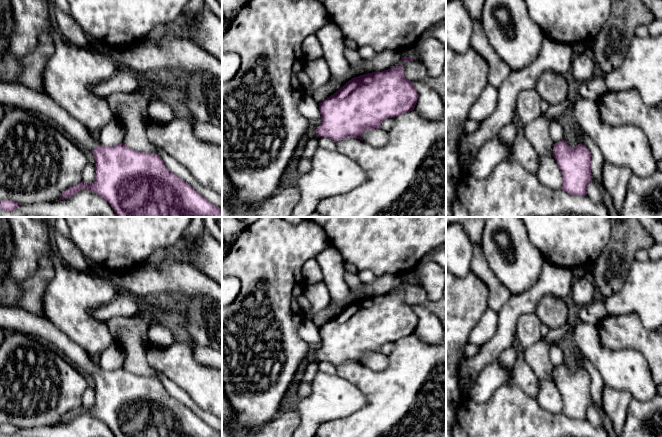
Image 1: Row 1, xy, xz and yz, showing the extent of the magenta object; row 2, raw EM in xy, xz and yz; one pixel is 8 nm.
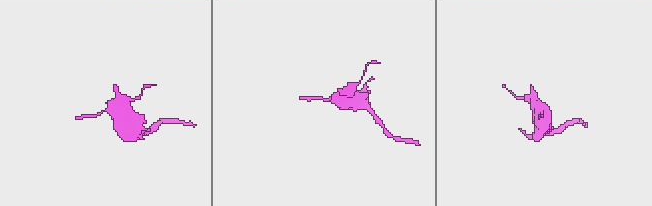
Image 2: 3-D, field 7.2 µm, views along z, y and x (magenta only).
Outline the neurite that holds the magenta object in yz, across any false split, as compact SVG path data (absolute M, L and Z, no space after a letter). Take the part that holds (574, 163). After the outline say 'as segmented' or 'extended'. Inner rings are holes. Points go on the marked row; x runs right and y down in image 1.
M565 140L554 144L552 155L562 173L561 189L575 196L586 196L591 174L591 153L582 144L570 147Z | as segmented

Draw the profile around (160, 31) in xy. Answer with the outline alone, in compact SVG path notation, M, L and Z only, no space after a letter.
M174 22L164 23L164 24L156 25L142 41L140 41L138 43L134 43L131 46L126 47L126 48L121 48L121 49L116 48L116 49L122 51L125 49L129 49L131 47L135 47L135 46L137 46L141 43L145 43L145 42L156 43L156 42L160 41L161 39L163 39L164 37L171 36L171 35L180 37L180 38L185 37L182 33L181 29L179 27L177 27Z

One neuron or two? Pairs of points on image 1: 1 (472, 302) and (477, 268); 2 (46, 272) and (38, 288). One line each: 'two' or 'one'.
1: two
2: one

